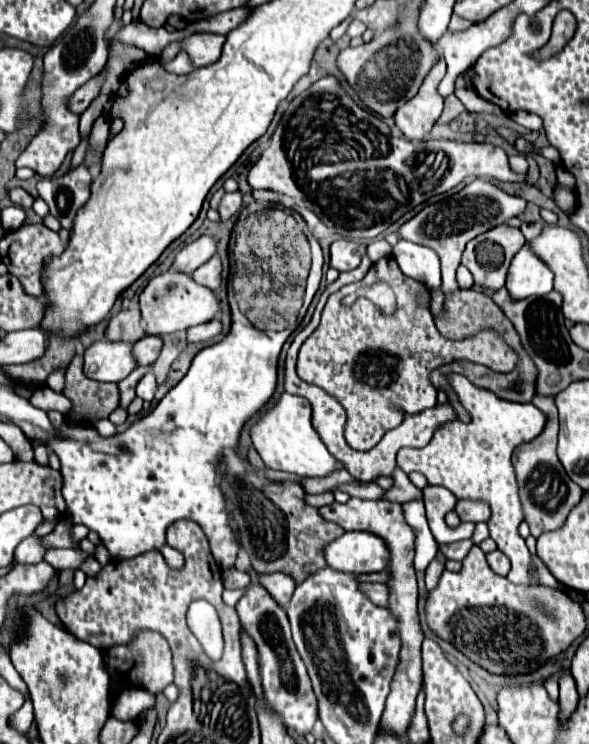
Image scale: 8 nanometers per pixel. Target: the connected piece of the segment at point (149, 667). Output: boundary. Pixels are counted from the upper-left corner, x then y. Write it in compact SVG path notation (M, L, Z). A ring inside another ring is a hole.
M140 631L126 645L112 645L102 649L102 653L104 653L106 671L110 675L110 691L114 695L120 695L120 691L130 687L138 687L156 695L174 679L170 647L164 641L164 637L160 637L154 631Z

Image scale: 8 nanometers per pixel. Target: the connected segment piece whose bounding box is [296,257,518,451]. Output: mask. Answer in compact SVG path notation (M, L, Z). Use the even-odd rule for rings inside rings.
M384 257L372 265L366 277L350 283L328 297L318 329L304 341L298 353L296 373L306 383L312 383L332 395L346 411L344 437L352 449L372 449L386 431L404 421L404 413L396 413L390 405L400 405L406 415L416 415L436 405L436 389L430 385L430 371L452 361L478 361L494 371L506 373L516 367L516 353L502 343L502 337L492 331L482 331L476 341L452 341L438 333L430 309L418 305L418 295L426 287L406 277L392 257ZM376 281L386 281L398 299L394 315L384 315L364 297L358 297L352 307L344 307L342 299L358 287Z

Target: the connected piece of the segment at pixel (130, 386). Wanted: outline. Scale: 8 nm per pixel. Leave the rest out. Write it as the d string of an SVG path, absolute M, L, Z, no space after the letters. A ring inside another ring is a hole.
M136 367L124 381L118 383L118 389L120 389L120 407L122 407L122 409L128 409L128 405L130 405L132 399L136 397L134 387L136 387L136 383L140 381L140 377L142 377L146 371L150 371L150 367Z

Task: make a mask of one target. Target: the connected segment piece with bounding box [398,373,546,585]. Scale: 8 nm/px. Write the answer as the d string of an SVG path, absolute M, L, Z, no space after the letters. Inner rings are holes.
M450 373L448 383L452 385L464 409L470 413L470 423L448 421L434 431L428 447L402 447L398 451L398 465L406 473L422 473L428 485L442 485L450 489L458 499L484 499L486 503L490 503L492 517L488 519L488 531L490 537L496 541L498 549L512 561L508 579L512 583L532 585L532 555L524 539L518 535L518 525L524 521L524 515L520 511L518 485L512 467L512 451L520 443L538 437L546 425L546 417L532 403L504 401L494 393L488 393L486 389L472 385L464 375Z

